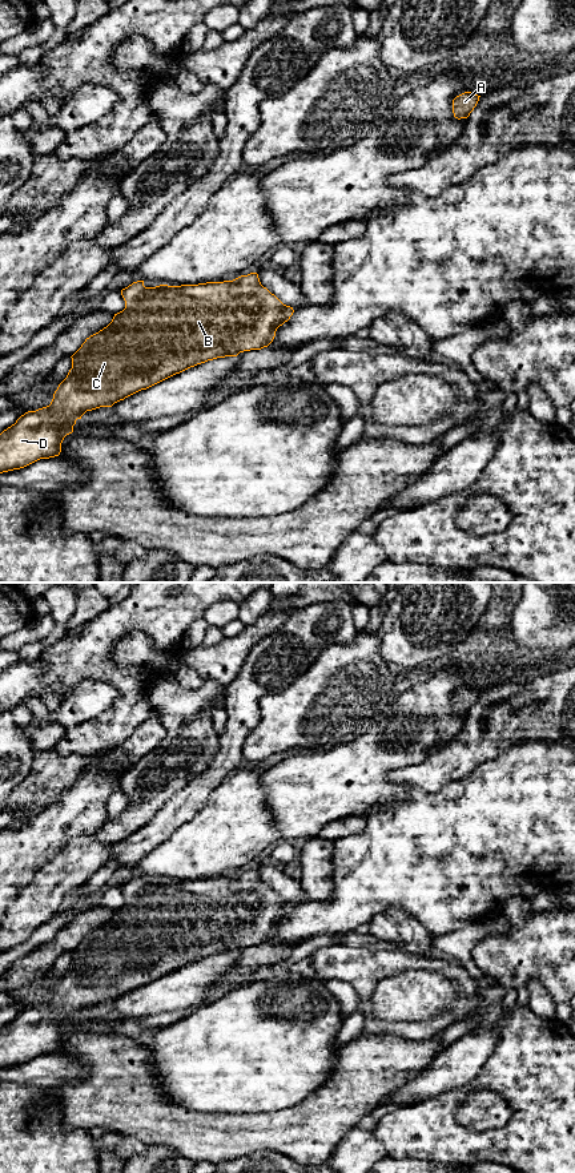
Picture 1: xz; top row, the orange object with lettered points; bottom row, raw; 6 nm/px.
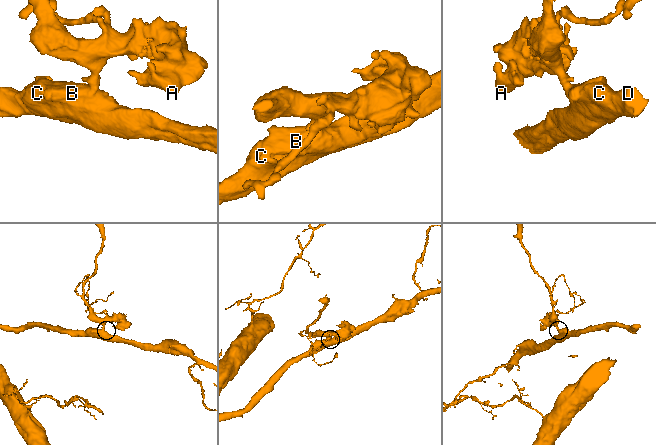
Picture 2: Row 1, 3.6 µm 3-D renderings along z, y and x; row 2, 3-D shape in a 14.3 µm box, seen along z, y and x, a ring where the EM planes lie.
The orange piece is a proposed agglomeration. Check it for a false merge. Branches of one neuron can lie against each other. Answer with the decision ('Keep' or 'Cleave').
Keep

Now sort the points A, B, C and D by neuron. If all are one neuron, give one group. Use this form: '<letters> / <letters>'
A B C D

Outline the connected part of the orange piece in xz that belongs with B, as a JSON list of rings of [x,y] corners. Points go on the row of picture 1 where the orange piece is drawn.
[[[257,273],[233,281],[198,285],[145,287],[137,281],[121,290],[125,309],[114,314],[112,322],[85,339],[71,356],[72,368],[59,384],[49,406],[21,415],[15,424],[0,434],[0,473],[24,468],[40,459],[59,456],[64,438],[73,432],[77,419],[87,411],[112,407],[125,398],[146,390],[190,367],[240,352],[268,347],[280,326],[290,319],[294,310],[284,305],[260,282]]]

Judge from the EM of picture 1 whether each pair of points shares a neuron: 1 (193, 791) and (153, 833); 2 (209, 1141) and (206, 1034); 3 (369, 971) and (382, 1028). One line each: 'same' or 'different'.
1: same
2: different
3: same

